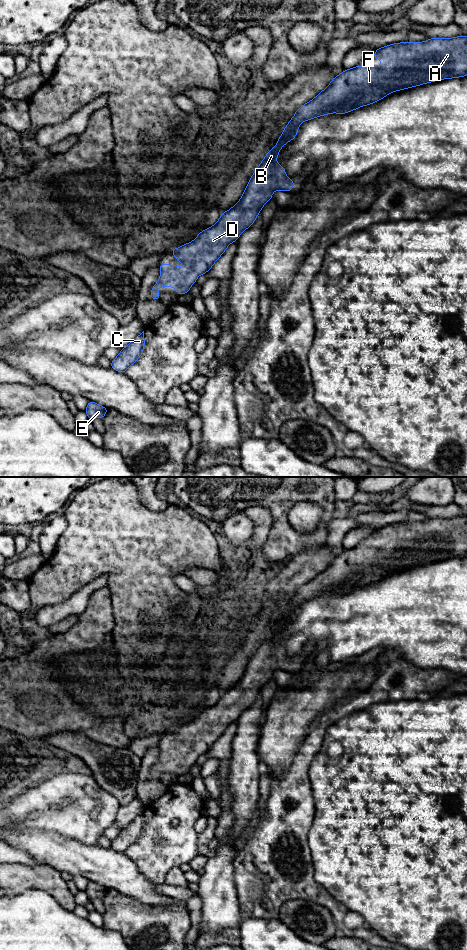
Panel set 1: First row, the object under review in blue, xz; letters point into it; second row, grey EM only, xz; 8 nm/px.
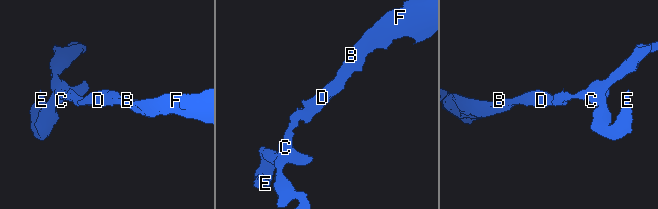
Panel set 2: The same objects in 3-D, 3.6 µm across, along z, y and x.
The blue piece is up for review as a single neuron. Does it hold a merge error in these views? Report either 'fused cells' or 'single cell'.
single cell

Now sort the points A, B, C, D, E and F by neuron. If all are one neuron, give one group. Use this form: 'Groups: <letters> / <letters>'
Groups: A B C D E F

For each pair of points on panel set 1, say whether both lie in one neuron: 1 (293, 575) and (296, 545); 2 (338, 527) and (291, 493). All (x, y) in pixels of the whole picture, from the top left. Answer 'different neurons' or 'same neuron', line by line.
1: different neurons
2: different neurons

